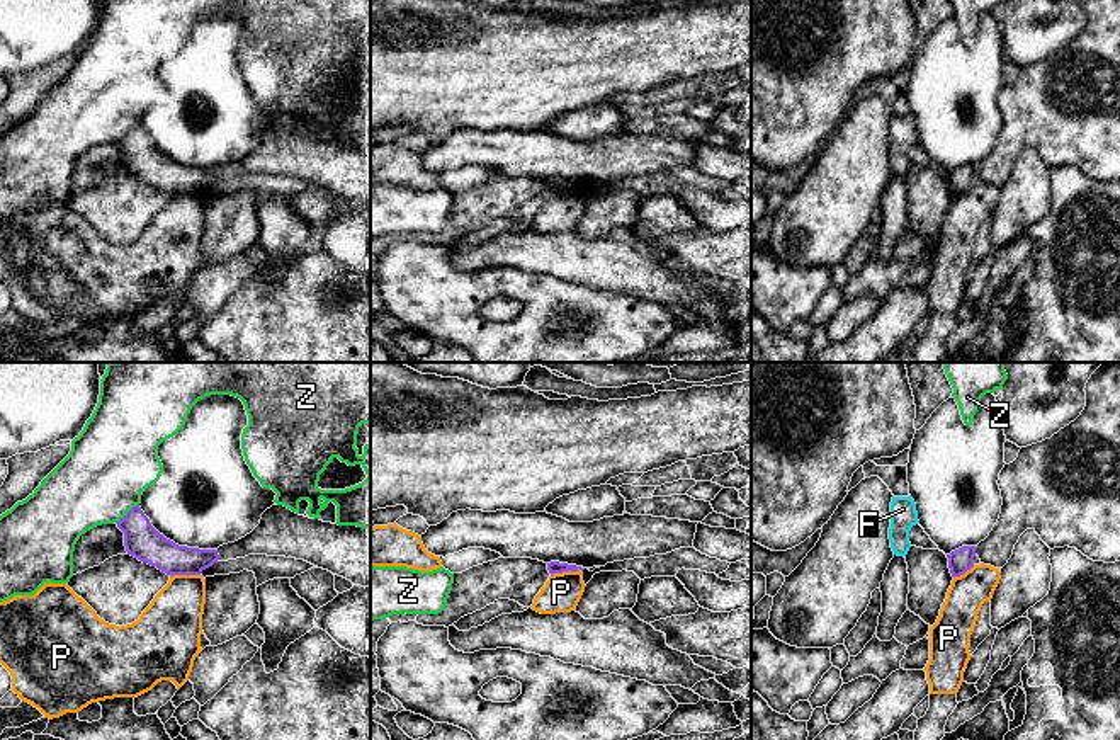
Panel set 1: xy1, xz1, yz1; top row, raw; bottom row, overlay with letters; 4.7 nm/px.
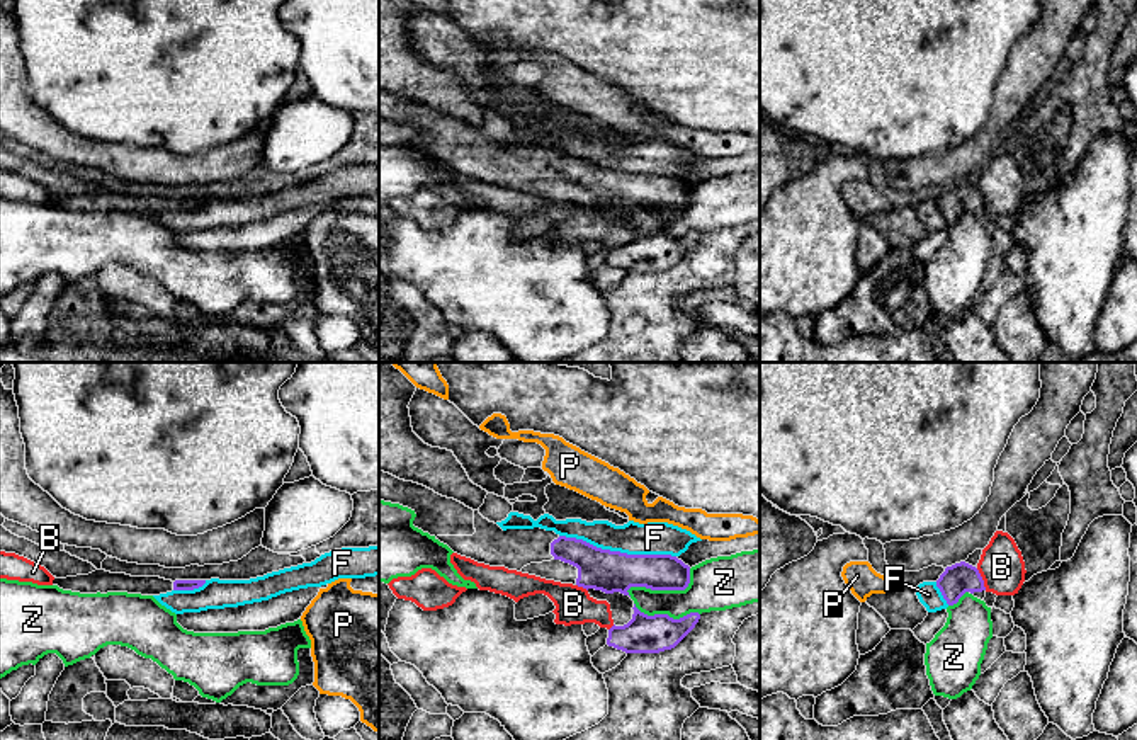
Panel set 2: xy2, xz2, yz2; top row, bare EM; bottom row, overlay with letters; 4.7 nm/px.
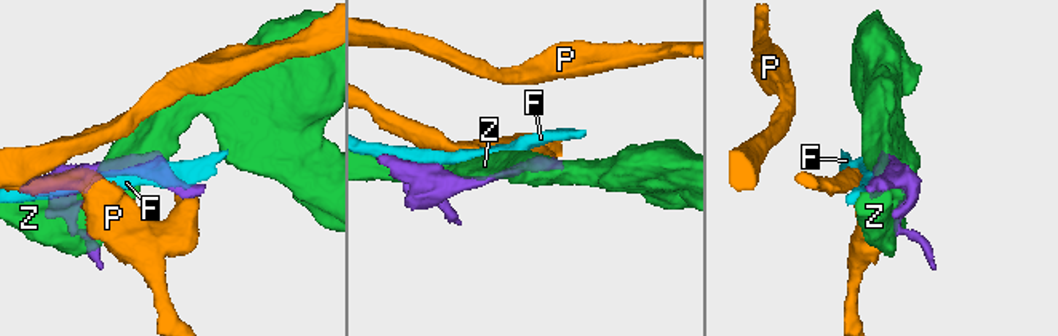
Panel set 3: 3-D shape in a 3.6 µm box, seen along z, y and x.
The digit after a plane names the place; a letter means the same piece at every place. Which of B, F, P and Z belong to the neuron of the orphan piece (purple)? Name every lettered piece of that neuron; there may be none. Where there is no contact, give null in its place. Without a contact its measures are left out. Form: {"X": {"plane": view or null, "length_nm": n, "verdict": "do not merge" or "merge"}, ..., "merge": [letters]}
{"B": {"plane": "yz2", "length_nm": 120, "verdict": "do not merge"}, "F": {"plane": "xz2", "length_nm": 550, "verdict": "do not merge"}, "P": {"plane": "xz1", "length_nm": 150, "verdict": "do not merge"}, "Z": {"plane": "xz2", "length_nm": 320, "verdict": "do not merge"}, "merge": []}

